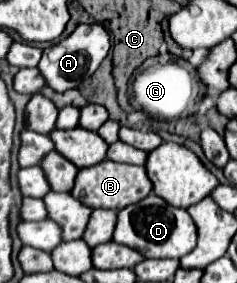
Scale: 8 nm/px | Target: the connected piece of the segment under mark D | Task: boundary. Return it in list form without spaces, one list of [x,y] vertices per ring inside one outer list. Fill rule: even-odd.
[[[148,194],[144,200],[118,210],[112,240],[138,250],[144,258],[180,258],[196,246],[196,224],[192,224],[184,208],[170,206],[156,194]]]

